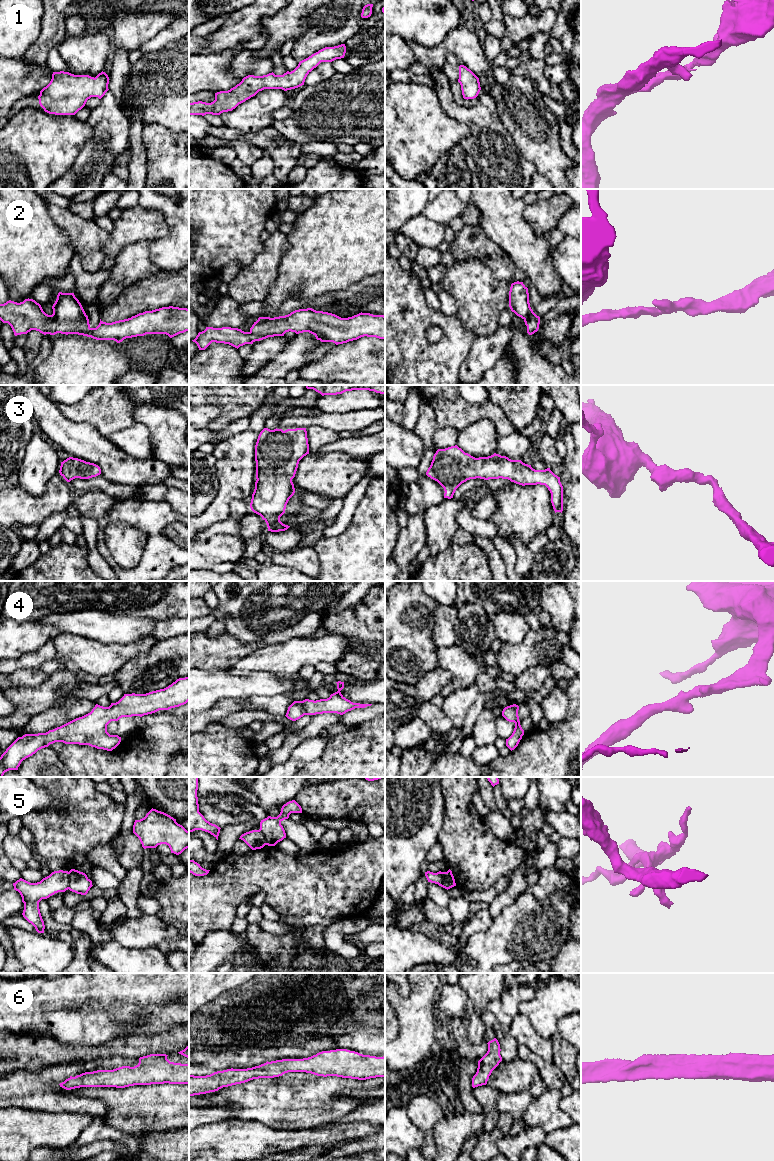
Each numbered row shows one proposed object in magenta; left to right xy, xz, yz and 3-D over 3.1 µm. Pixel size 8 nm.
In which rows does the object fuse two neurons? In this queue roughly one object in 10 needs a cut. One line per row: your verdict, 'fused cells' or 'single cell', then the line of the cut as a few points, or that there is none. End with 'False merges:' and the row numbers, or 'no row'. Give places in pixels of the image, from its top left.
1: single cell; no cut
2: single cell; no cut
3: single cell; no cut
4: single cell; no cut
5: fused cells; cut in yz along (444, 872), (444, 885), (447, 889)
6: single cell; no cut
False merges: 5

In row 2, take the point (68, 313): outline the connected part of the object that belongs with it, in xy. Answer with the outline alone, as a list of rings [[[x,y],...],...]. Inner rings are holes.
[[[59,292],[52,309],[53,314],[48,315],[33,299],[20,303],[9,300],[0,304],[0,320],[11,326],[15,336],[36,330],[44,335],[78,334],[117,343],[146,334],[166,334],[172,338],[189,331],[187,308],[162,307],[112,323],[100,319],[96,328],[90,327],[88,316],[74,293]]]

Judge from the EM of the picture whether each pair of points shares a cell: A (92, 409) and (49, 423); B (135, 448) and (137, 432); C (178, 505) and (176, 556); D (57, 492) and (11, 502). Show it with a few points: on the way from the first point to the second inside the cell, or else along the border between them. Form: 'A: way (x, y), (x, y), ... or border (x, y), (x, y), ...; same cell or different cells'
A: border (56, 404), (65, 417), (89, 423); different cells
B: way (135, 444), (137, 436); same cell
C: border (164, 499), (178, 513); different cells
D: way (46, 503), (22, 503); same cell

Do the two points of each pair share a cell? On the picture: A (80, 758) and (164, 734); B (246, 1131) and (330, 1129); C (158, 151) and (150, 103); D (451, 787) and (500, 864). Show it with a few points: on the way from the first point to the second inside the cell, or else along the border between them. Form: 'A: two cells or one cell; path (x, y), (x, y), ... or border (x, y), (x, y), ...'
A: one cell; path (103, 762), (145, 762), (150, 757)
B: one cell; path (267, 1138), (309, 1137)
C: two cells; border (143, 124), (160, 124), (176, 132)
D: one cell; path (456, 806), (458, 822), (481, 845)

